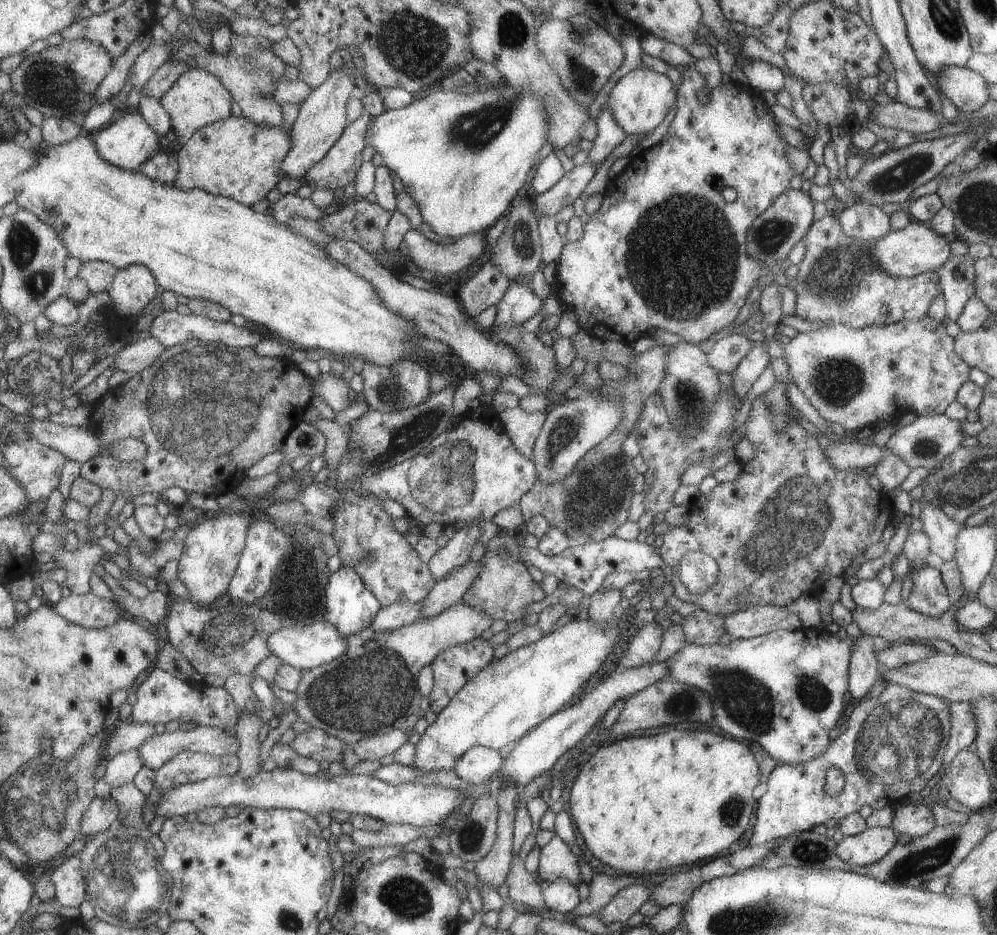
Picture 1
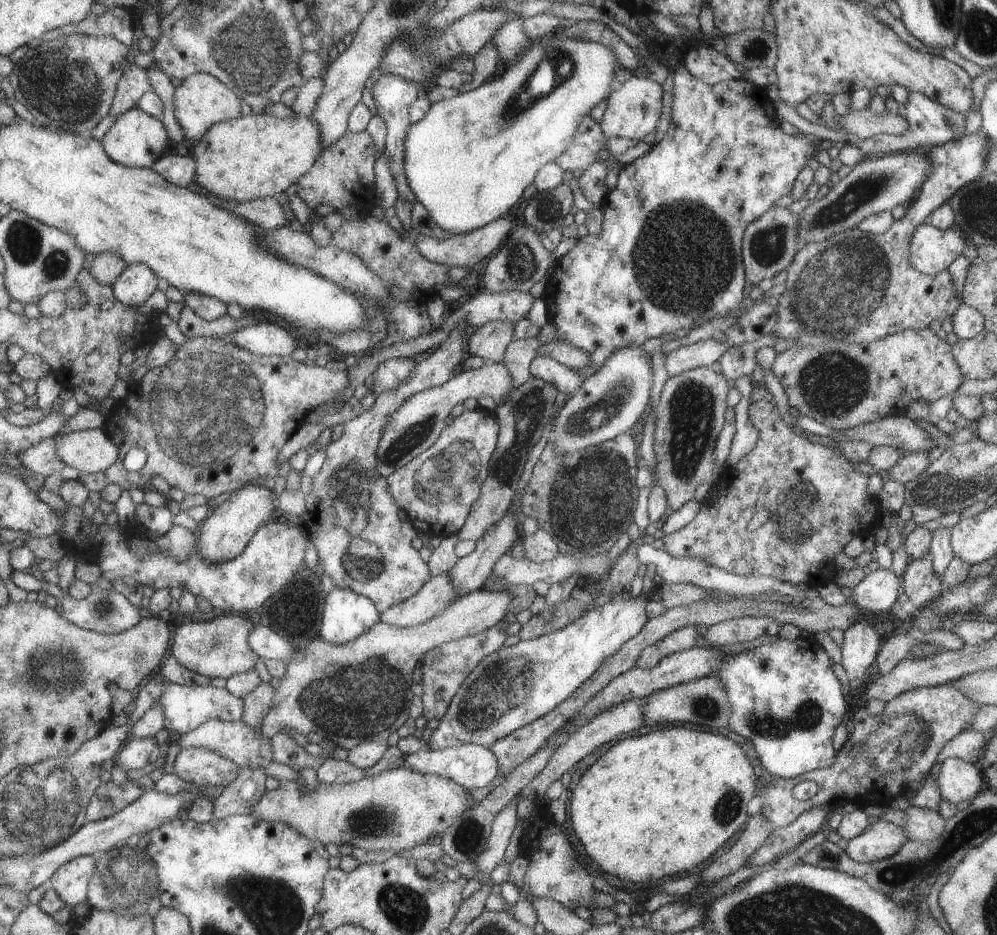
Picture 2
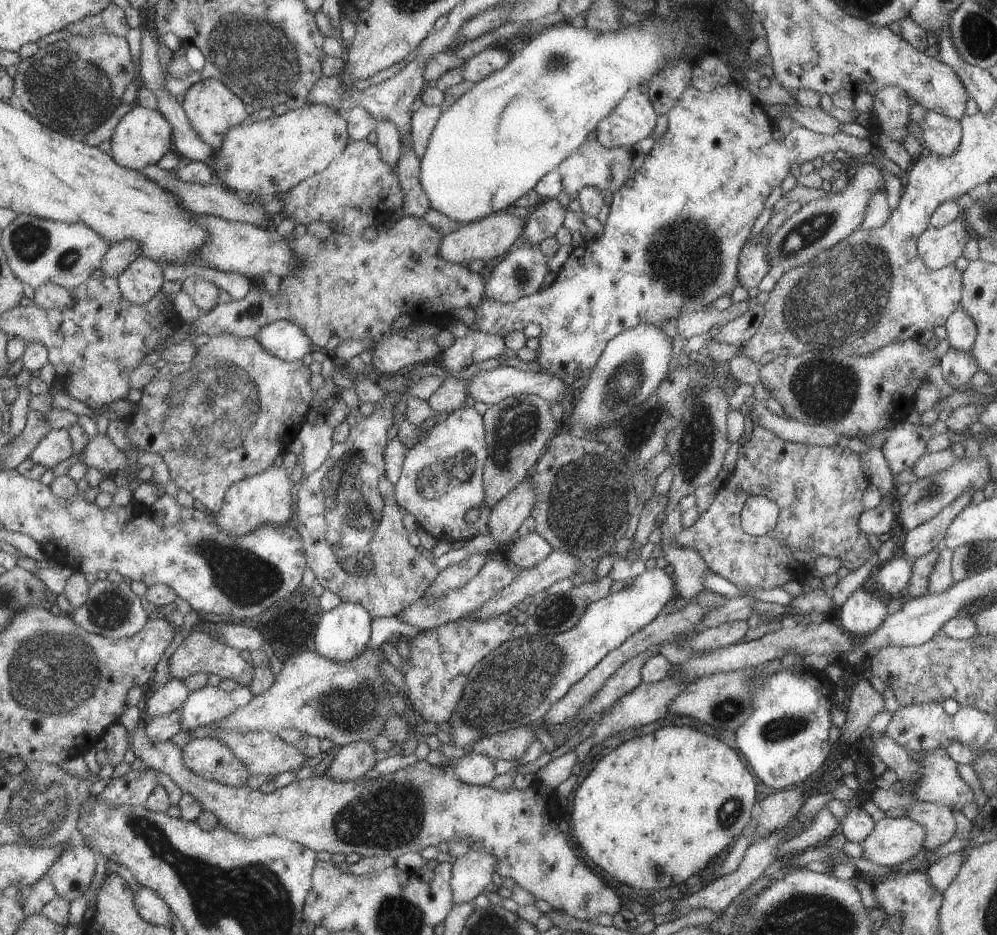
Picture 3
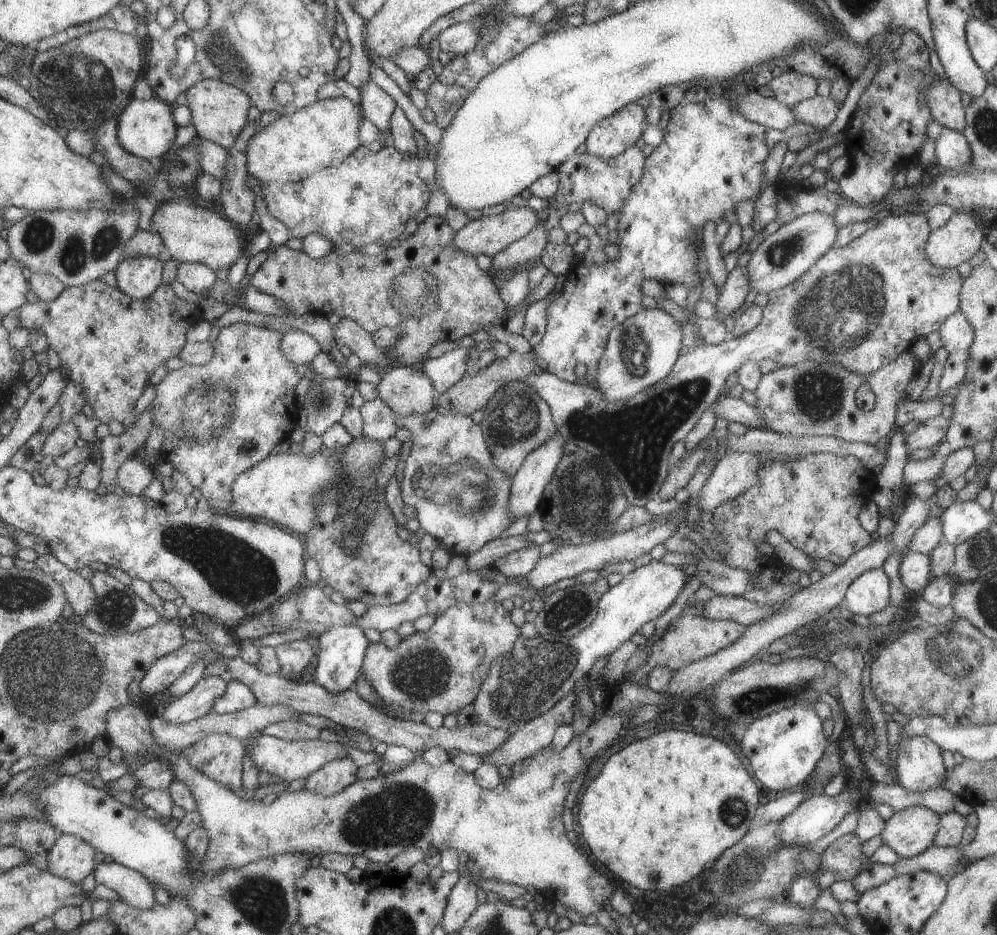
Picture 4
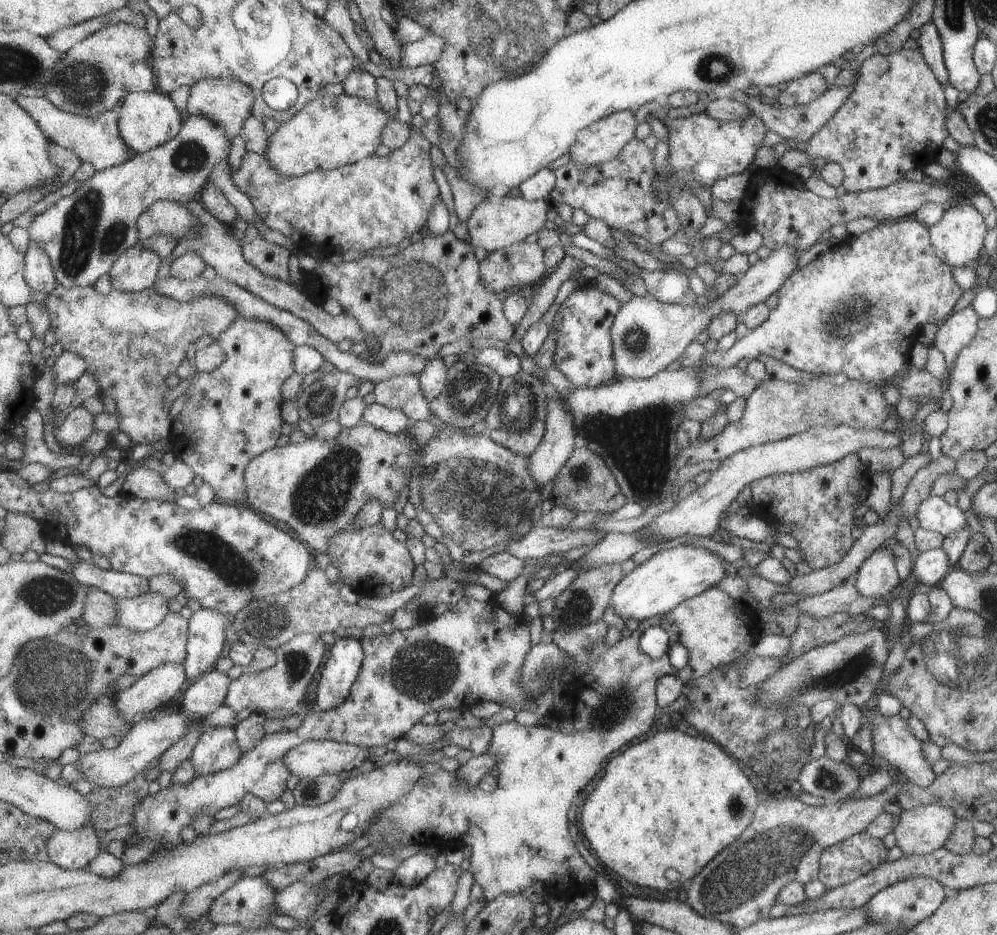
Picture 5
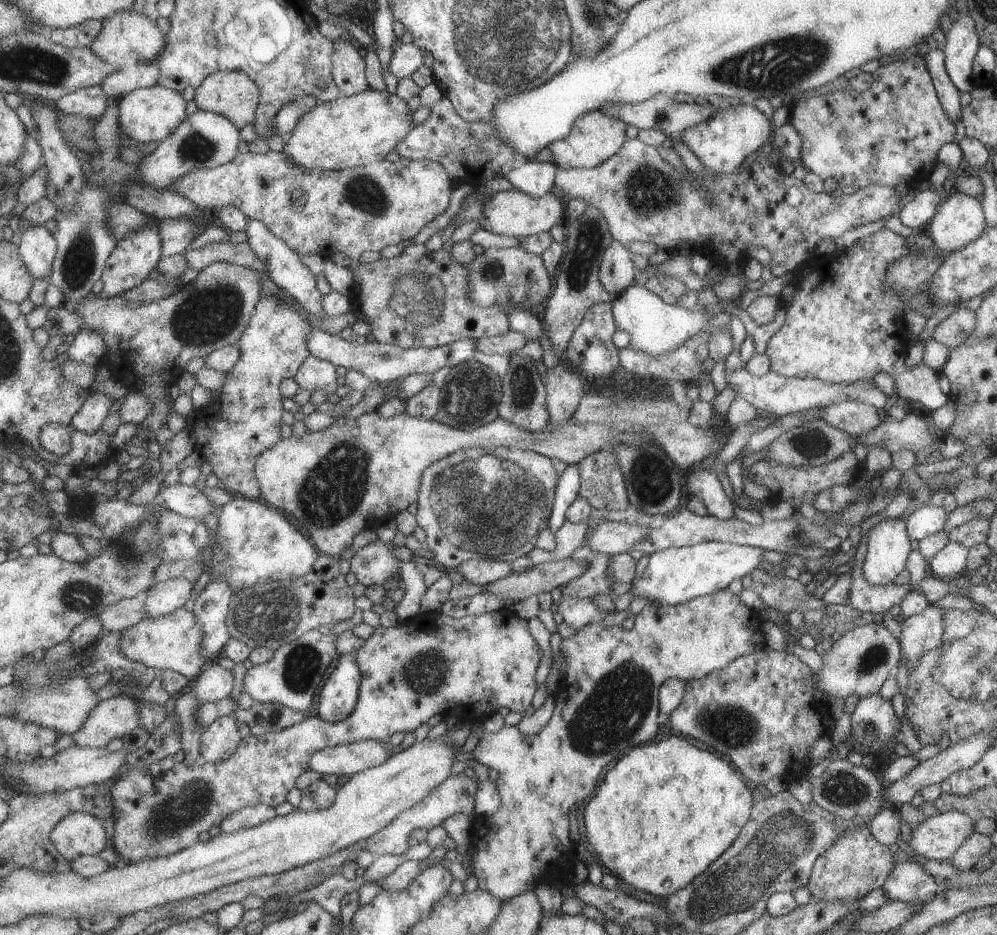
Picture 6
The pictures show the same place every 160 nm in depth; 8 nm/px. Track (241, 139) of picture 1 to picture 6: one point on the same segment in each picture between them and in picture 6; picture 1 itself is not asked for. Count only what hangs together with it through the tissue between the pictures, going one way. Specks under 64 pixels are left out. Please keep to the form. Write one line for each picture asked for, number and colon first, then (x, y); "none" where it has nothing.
2: (257, 156)
3: (269, 156)
4: (323, 134)
5: (330, 131)
6: (352, 131)

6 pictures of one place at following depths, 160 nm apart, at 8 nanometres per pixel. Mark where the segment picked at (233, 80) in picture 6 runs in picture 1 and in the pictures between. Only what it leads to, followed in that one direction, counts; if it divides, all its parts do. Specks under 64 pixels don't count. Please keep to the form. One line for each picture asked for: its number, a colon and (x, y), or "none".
1: (196, 98)
2: (200, 101)
3: (212, 109)
4: (218, 110)
5: (227, 102)

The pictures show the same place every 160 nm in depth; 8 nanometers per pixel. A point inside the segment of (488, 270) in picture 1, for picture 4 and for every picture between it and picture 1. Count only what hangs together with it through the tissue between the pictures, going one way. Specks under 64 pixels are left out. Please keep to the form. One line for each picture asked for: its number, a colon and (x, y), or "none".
2: (350, 517)
3: (356, 546)
4: (353, 540)

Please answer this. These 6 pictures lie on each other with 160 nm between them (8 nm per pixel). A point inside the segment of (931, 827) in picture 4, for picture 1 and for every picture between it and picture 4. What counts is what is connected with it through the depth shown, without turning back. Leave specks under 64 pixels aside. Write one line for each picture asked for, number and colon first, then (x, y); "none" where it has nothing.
1: (871, 844)
2: (880, 839)
3: (892, 841)

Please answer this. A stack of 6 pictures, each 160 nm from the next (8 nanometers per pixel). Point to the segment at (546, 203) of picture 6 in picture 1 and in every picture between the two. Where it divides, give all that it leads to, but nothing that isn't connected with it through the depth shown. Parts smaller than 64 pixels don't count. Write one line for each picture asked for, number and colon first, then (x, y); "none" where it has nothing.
1: (441, 259)
2: (462, 250)
3: (486, 238)
4: (486, 235)
5: (493, 226)

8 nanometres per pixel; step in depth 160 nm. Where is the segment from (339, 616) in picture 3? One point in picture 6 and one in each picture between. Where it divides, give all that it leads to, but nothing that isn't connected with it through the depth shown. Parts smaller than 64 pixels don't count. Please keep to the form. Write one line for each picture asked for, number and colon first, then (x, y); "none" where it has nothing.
4: (341, 649)
5: (344, 659)
6: (337, 698)

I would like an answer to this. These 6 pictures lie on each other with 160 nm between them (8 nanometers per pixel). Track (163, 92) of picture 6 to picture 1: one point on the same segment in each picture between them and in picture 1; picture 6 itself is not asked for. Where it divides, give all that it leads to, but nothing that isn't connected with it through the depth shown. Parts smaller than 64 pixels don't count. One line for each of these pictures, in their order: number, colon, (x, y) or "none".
1: (128, 142)
2: (136, 139)
3: (143, 137)
4: (145, 128)
5: (148, 119)

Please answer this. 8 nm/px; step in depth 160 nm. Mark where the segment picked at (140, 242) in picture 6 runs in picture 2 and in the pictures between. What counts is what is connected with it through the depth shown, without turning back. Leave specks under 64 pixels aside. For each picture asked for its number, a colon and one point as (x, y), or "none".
2: (139, 282)
3: (143, 280)
4: (139, 277)
5: (136, 270)

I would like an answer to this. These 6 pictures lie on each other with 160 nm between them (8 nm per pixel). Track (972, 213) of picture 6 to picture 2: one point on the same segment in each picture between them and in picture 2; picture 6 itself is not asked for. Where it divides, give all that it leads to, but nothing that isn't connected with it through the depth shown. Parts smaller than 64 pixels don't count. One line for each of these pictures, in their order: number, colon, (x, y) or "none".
2: (932, 250)
3: (938, 246)
4: (958, 239)
5: (956, 237)

